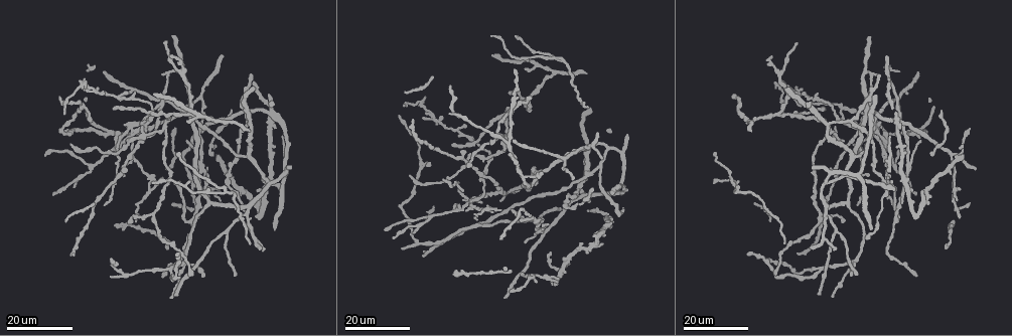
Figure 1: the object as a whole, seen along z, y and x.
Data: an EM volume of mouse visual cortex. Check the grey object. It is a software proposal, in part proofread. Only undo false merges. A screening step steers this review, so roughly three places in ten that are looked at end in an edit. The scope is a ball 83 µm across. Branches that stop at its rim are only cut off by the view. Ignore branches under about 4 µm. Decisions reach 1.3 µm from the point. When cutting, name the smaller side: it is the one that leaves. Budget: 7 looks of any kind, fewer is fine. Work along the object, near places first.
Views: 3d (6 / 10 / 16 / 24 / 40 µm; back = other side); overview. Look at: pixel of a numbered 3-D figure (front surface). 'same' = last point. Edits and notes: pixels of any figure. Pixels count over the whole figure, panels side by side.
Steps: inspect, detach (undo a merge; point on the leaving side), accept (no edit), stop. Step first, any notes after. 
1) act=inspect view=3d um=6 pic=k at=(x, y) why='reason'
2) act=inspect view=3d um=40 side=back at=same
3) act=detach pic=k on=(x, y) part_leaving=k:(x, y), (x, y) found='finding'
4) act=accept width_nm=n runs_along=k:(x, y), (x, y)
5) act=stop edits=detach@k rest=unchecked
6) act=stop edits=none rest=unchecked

act=inspect view=3d um=24 pic=1 at=(776, 114)

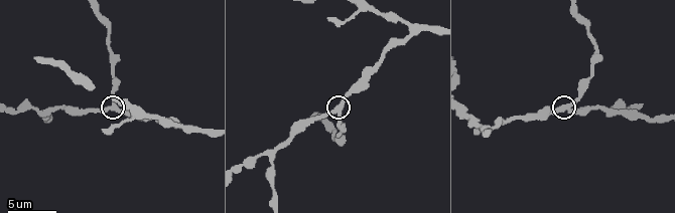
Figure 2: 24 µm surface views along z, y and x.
act=inspect view=3d um=6 pic=2 at=(112, 105)

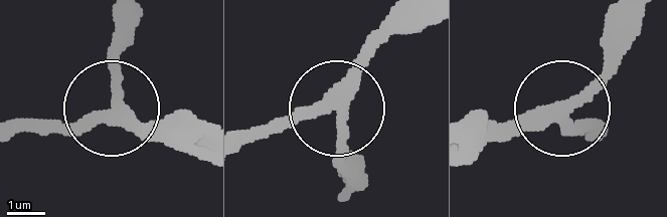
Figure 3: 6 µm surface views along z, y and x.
act=accept arms=3 runs_along=3:(603, 123), (573, 123), (564, 110), (629, 30) found='continuous, no second neuron'

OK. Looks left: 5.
act=inspect view=3d um=16 pic=1 at=(825, 206)

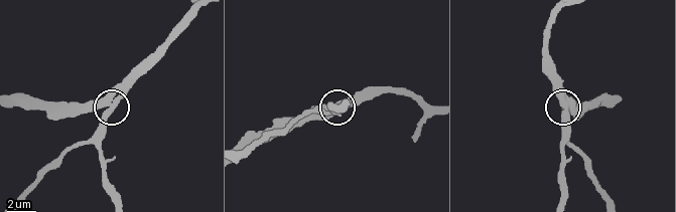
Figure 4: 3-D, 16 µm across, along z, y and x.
act=inspect view=3d um=10 pic=4 at=(564, 113)

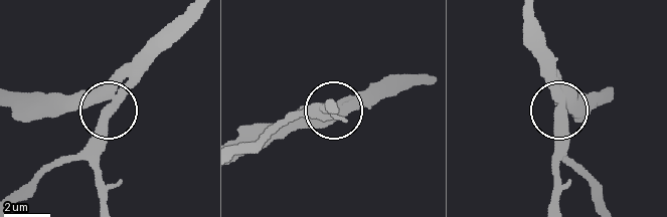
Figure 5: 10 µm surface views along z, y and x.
act=accept width_nm=470 found='one neuron here'

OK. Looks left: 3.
act=inspect view=3d um=24 pic=1 at=(162, 102) why='four arms meet'

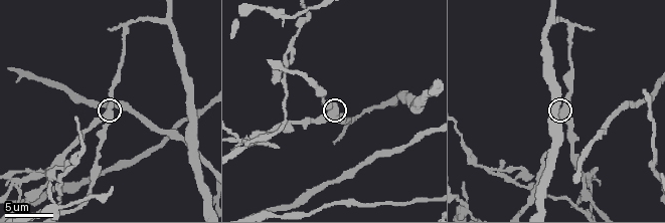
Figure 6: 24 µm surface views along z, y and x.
act=inspect view=3d um=10 pic=6 at=(331, 111)

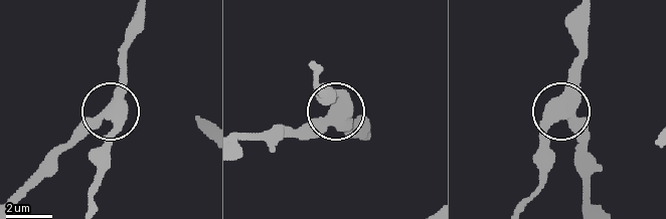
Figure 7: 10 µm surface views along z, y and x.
act=accept side_arm_um=95 runs_along=7:(139, 19), (122, 93), (110, 113), (110, 155) found='one neuron here'

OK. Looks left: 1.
act=inspect view=3d um=16 pic=6 at=(288, 16) why='sudden change in width'

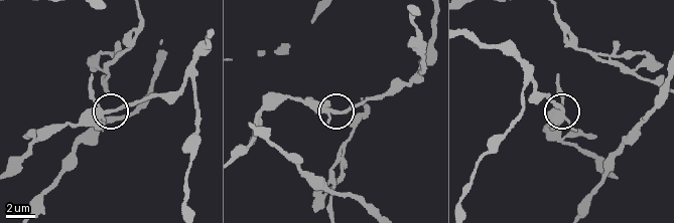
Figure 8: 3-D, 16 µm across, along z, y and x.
act=accept runs_along=8:(16, 164), (34, 143), (59, 127), (85, 125), (149, 99) found='all the same neuron'

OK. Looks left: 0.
act=stop edits=none rest=unchecked

